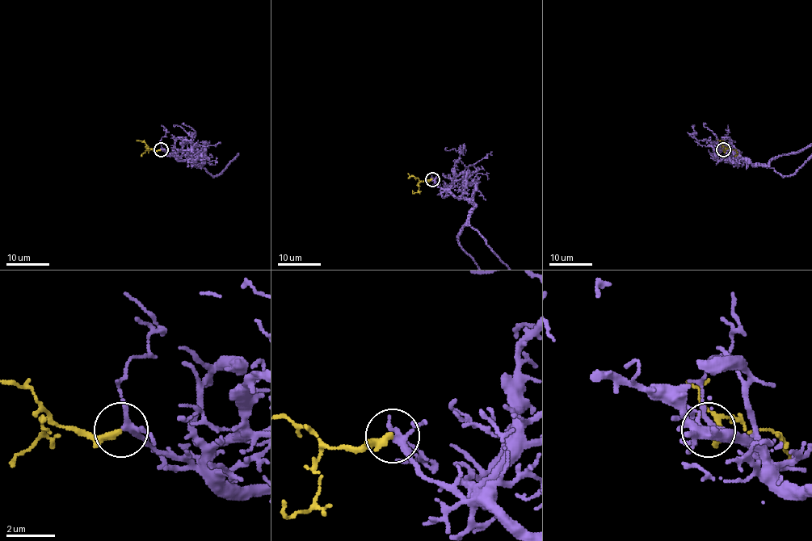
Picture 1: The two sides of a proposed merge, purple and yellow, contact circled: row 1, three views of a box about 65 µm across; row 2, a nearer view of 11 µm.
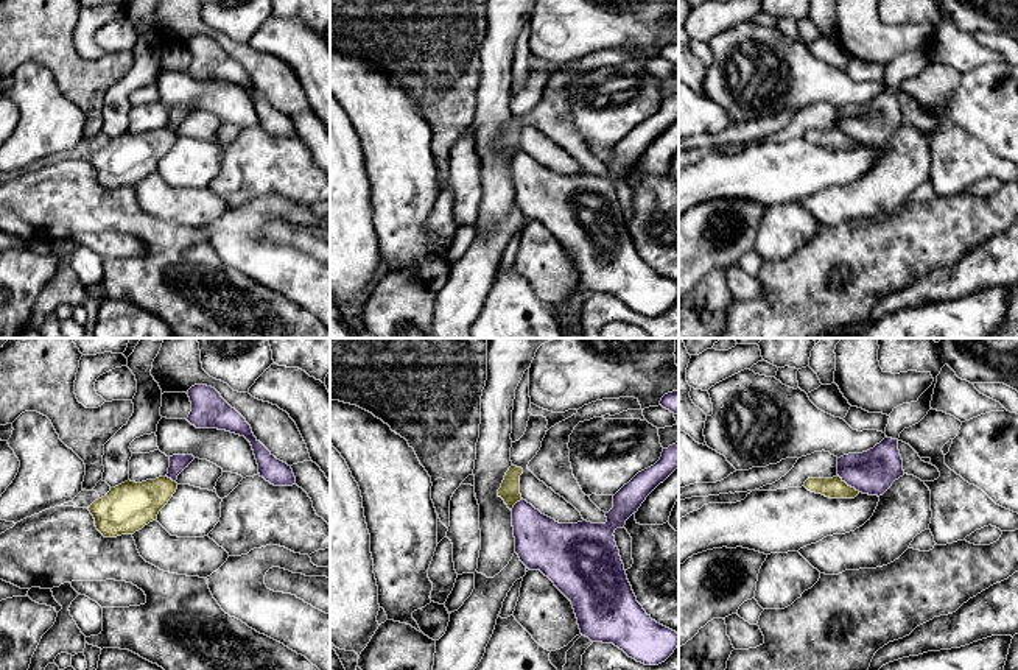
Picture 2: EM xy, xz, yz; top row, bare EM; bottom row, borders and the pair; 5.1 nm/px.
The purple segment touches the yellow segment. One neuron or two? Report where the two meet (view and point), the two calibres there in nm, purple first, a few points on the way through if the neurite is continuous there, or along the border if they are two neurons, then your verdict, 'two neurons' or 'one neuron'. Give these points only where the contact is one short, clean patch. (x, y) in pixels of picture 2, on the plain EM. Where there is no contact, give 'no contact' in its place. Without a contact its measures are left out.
meets purple in yz at (849, 136); 220 nm thick on the purple side, 110 nm on the other; border along yz (838, 125), (860, 142); two neurons

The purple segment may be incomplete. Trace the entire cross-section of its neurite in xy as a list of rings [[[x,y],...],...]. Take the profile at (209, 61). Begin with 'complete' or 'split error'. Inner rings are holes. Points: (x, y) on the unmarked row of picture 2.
complete | [[[195,36],[188,41],[191,62],[187,72],[196,79],[218,79],[244,87],[254,101],[258,125],[274,137],[293,137],[296,128],[291,117],[277,111],[252,84],[246,70],[232,59],[221,45],[207,36]]]

